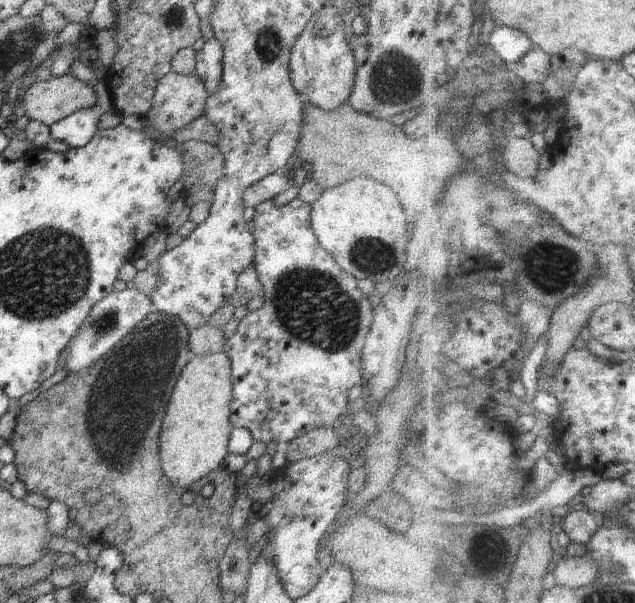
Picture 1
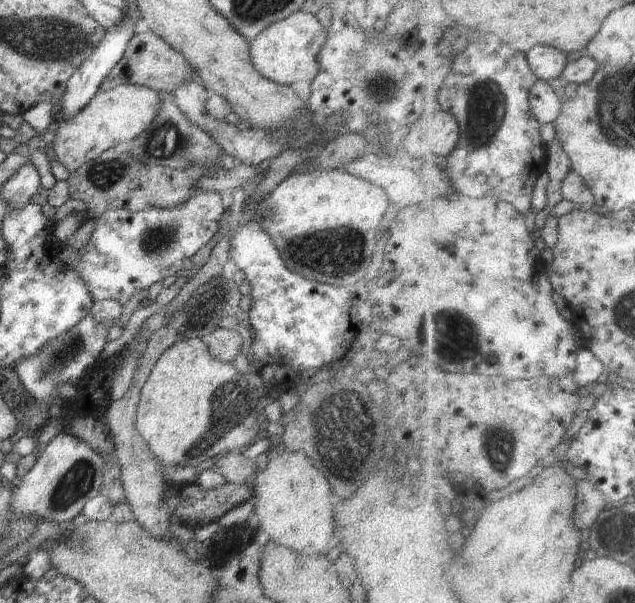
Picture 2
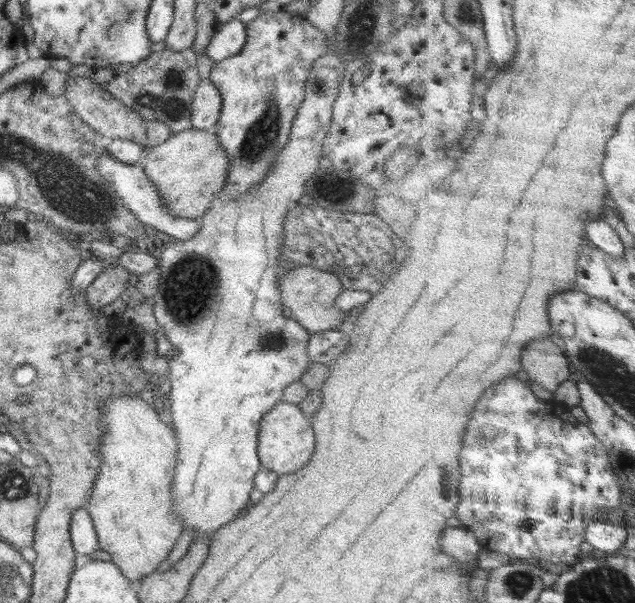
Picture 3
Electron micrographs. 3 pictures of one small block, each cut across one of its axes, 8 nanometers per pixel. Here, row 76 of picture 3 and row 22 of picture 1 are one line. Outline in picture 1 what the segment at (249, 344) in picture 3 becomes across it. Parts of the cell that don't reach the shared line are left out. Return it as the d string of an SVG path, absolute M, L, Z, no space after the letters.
M326 5L310 18L310 22L306 24L302 35L292 48L289 68L294 90L307 103L330 111L350 98L356 80L356 60L345 38L343 17L333 5Z

